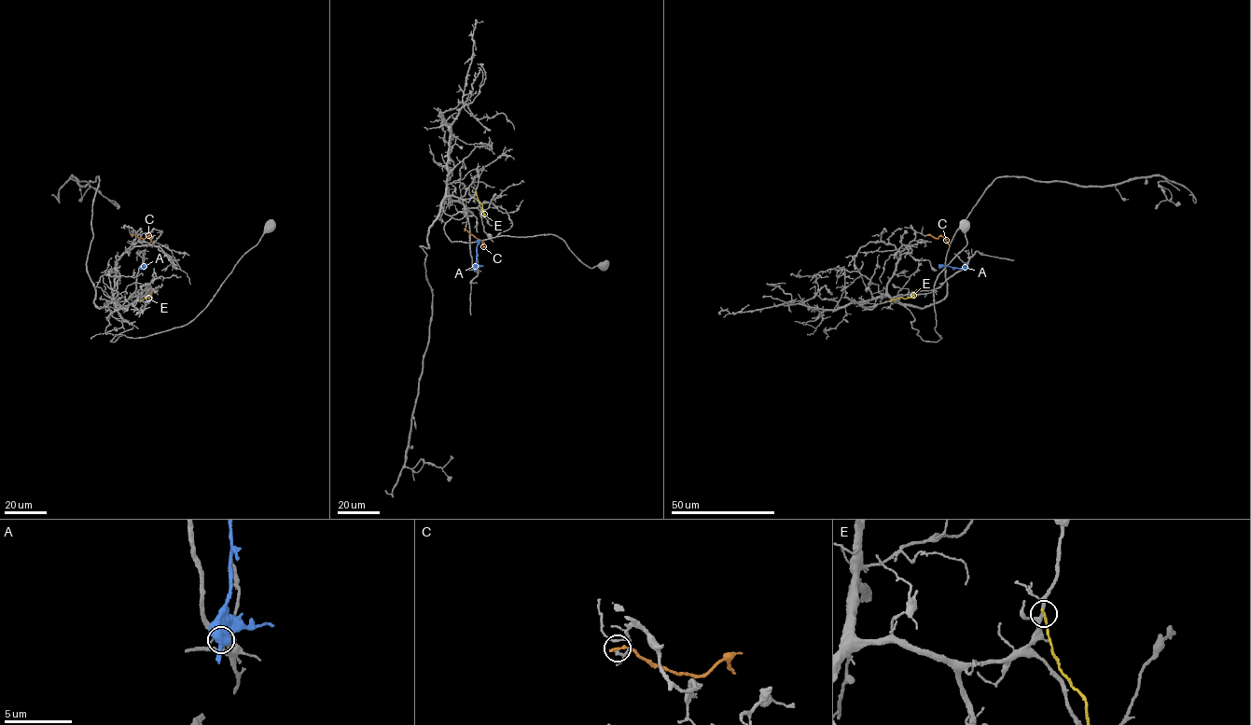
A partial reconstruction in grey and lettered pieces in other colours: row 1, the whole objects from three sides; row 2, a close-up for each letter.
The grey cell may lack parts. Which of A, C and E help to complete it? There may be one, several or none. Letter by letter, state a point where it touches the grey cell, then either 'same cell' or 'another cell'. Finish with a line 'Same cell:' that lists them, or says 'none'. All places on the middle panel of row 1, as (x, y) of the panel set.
A: contact (475, 268); another cell
C: contact (465, 230); another cell
E: contact (476, 191); another cell
Same cell: none

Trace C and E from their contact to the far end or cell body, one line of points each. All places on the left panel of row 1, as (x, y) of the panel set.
C: (132, 234), (143, 238), (147, 236), (153, 245)
E: (142, 300), (148, 299), (151, 289)

